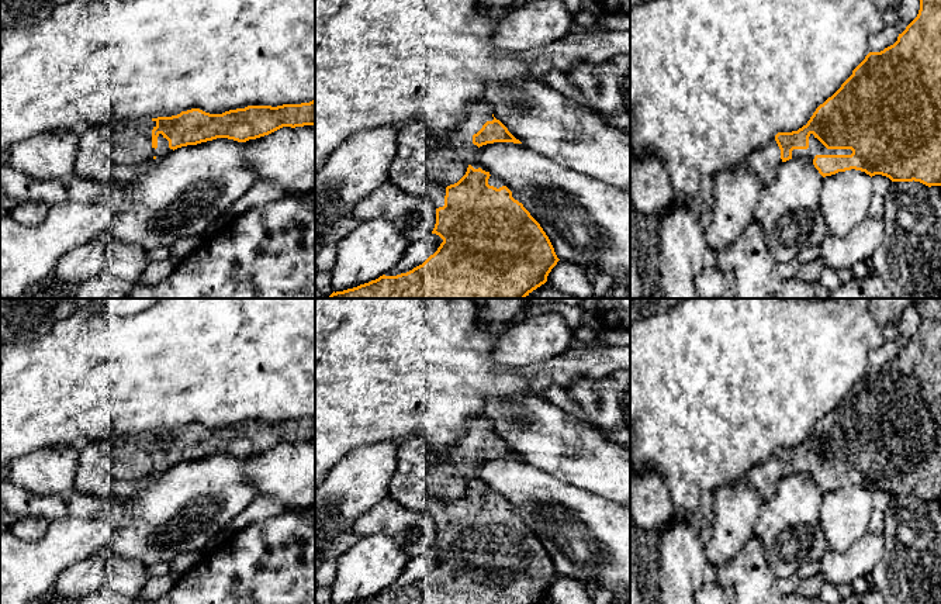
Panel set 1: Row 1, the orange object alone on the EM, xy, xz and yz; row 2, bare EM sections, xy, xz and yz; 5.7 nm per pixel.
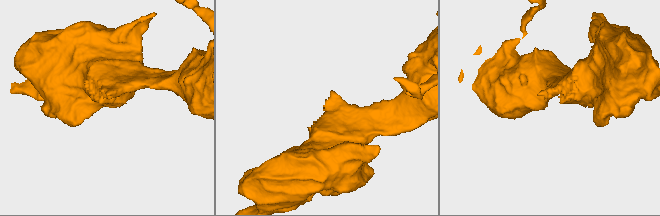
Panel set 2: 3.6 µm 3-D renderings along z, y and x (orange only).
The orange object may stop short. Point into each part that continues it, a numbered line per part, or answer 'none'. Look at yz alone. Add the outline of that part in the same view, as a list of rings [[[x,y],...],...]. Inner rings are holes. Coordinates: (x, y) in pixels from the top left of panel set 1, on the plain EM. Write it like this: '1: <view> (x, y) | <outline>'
1: yz (815, 463) | [[[813,449],[809,452],[807,465],[793,465],[793,473],[807,473],[812,479],[816,470],[851,470],[851,465],[827,465]]]

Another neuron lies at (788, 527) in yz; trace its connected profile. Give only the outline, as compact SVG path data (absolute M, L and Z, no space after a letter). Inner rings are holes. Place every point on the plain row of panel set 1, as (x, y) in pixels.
M807 473L782 477L769 500L761 508L753 535L762 543L767 560L775 576L792 577L805 565L820 562L828 549L820 527L823 491Z

